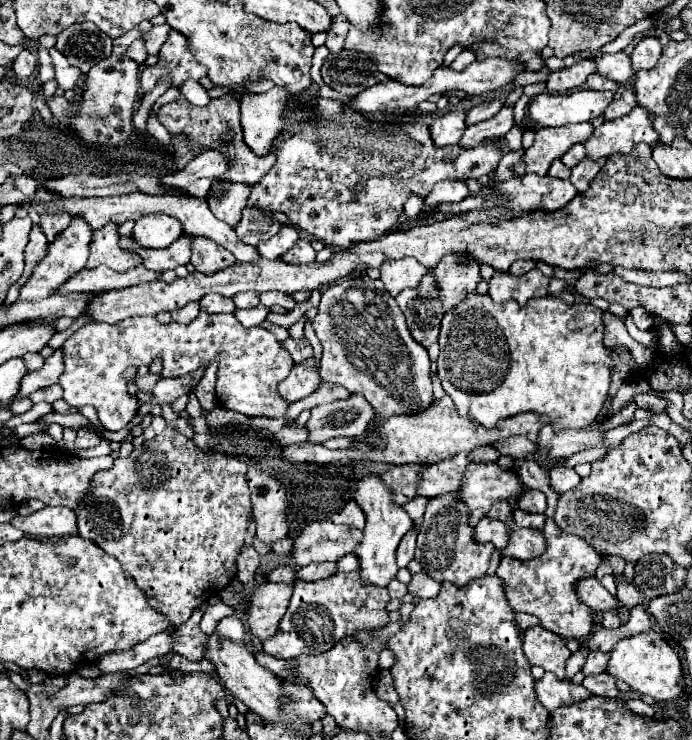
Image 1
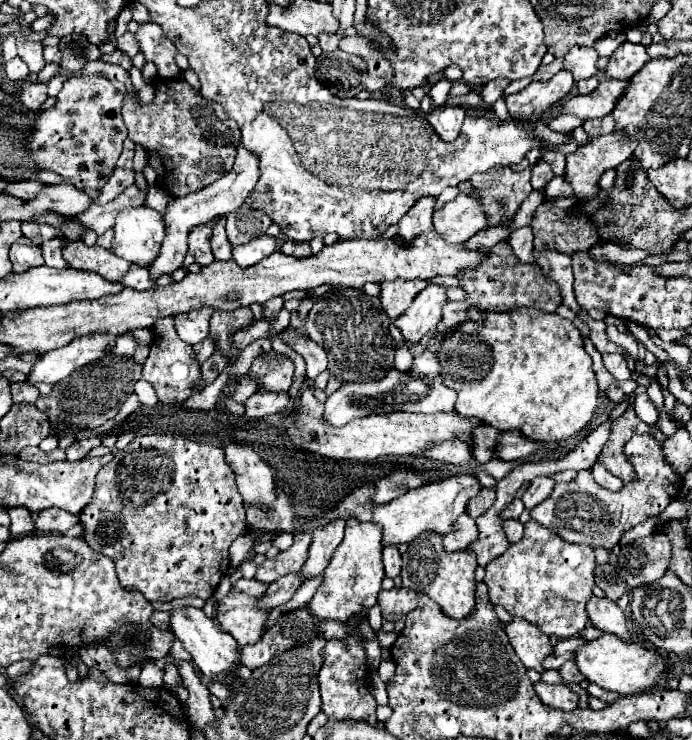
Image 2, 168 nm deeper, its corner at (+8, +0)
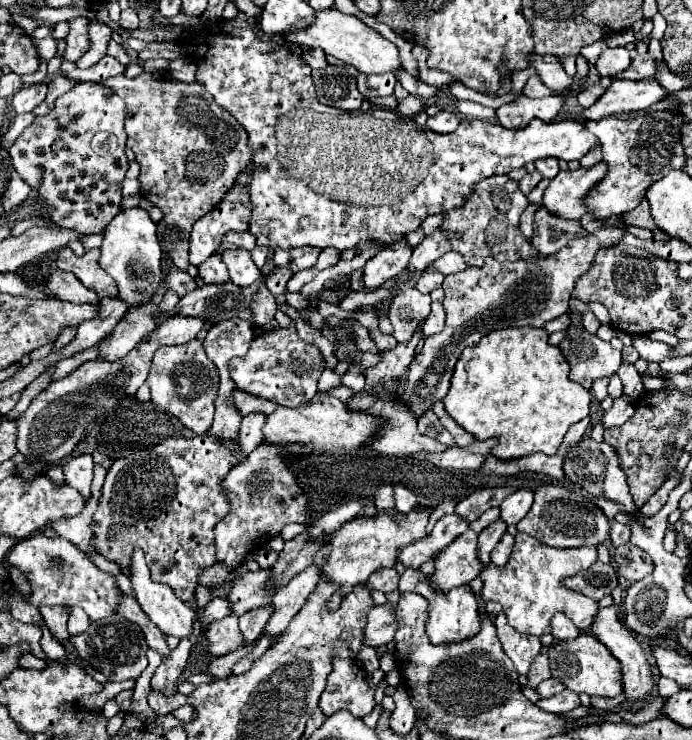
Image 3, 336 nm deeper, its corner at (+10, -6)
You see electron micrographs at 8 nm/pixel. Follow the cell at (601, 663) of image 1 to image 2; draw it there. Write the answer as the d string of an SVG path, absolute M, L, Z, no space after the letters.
M568 660L558 672L564 678L564 682L568 682L568 684L580 684L584 680L584 676L580 674L580 670L576 668L576 664L572 660Z

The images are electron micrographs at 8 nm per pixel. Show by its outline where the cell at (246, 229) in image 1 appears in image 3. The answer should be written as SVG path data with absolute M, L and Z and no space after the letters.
M230 230L226 236L224 236L224 242L232 242L240 248L246 248L246 250L252 250L254 244L256 244L256 236L250 232L250 230L244 230L244 232L236 232L236 230Z

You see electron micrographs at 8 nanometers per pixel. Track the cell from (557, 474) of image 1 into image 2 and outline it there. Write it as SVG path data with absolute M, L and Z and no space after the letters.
M540 476L540 478L534 478L530 482L530 486L526 488L524 496L522 496L522 502L524 502L524 508L526 510L532 510L536 504L540 504L544 498L548 498L548 494L552 492L554 488L554 480L552 478L546 478L546 476Z

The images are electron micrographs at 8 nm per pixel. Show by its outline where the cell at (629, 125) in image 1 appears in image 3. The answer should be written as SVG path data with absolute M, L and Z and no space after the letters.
M598 162L592 168L564 170L560 172L544 192L544 206L562 218L582 218L588 212L588 192L608 174L606 162Z

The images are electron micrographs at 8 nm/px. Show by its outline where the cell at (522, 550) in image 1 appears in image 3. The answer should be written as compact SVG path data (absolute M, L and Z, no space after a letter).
M466 530L466 534L458 536L442 554L436 558L436 568L432 582L438 590L446 592L448 588L468 584L482 572L482 562L476 550L478 534L474 530Z

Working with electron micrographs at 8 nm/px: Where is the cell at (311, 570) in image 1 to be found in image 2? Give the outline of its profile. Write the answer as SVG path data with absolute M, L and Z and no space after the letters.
M298 574L282 576L280 580L276 580L274 584L268 586L266 594L258 600L258 608L260 610L274 610L274 608L286 604L292 598L292 594L298 590L300 584L302 582L298 580Z

